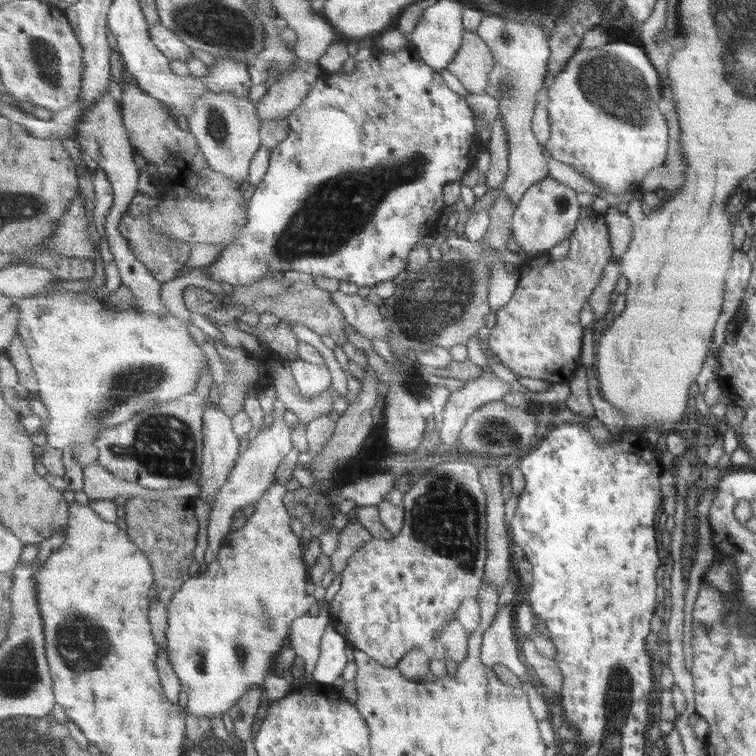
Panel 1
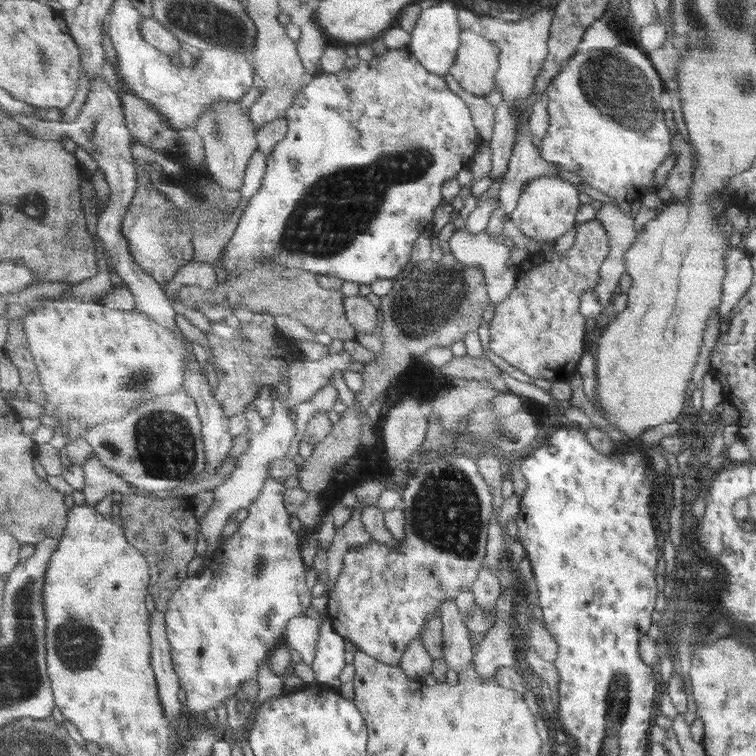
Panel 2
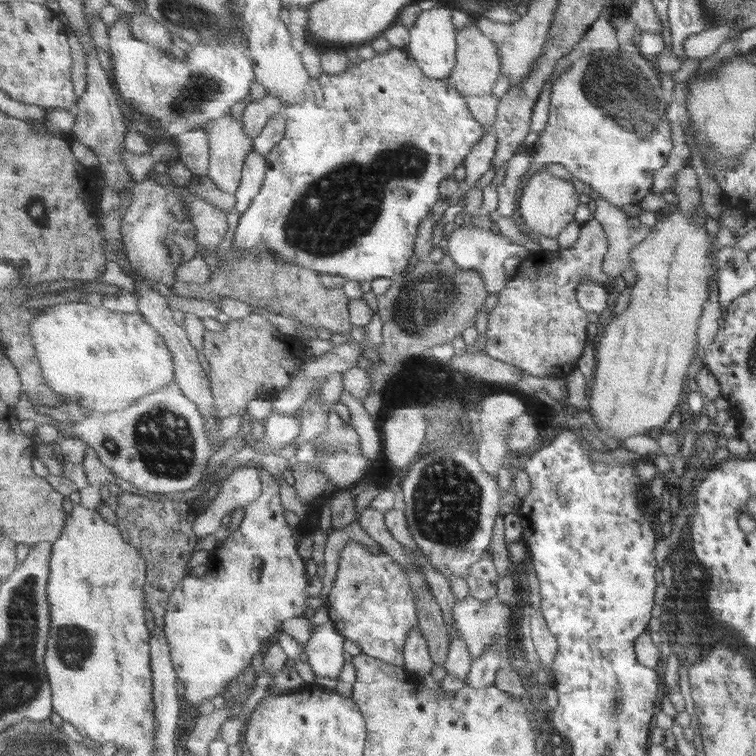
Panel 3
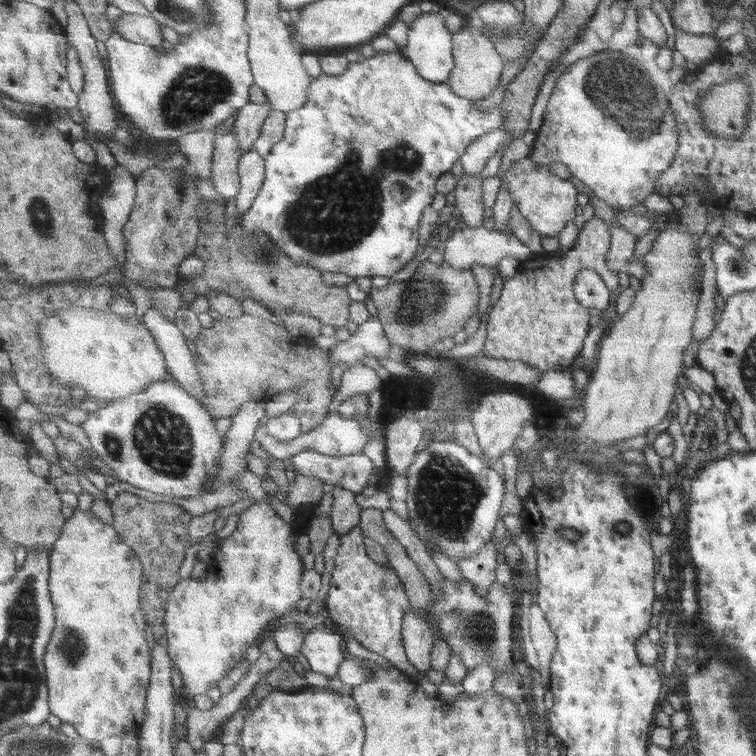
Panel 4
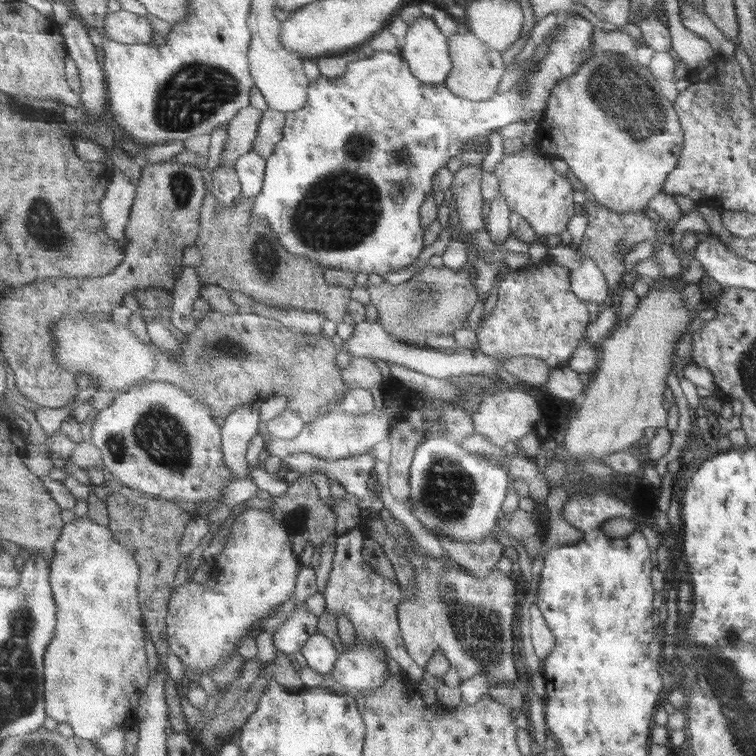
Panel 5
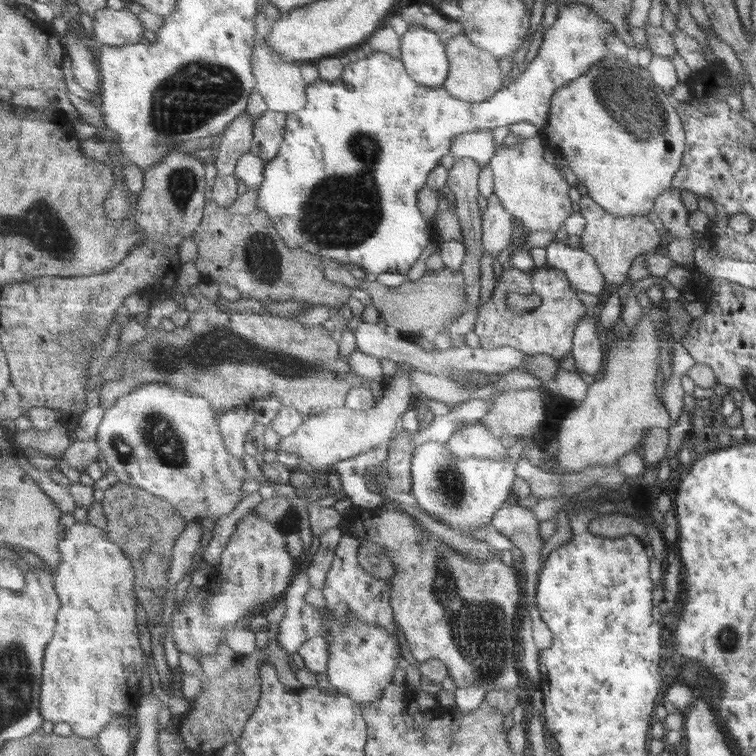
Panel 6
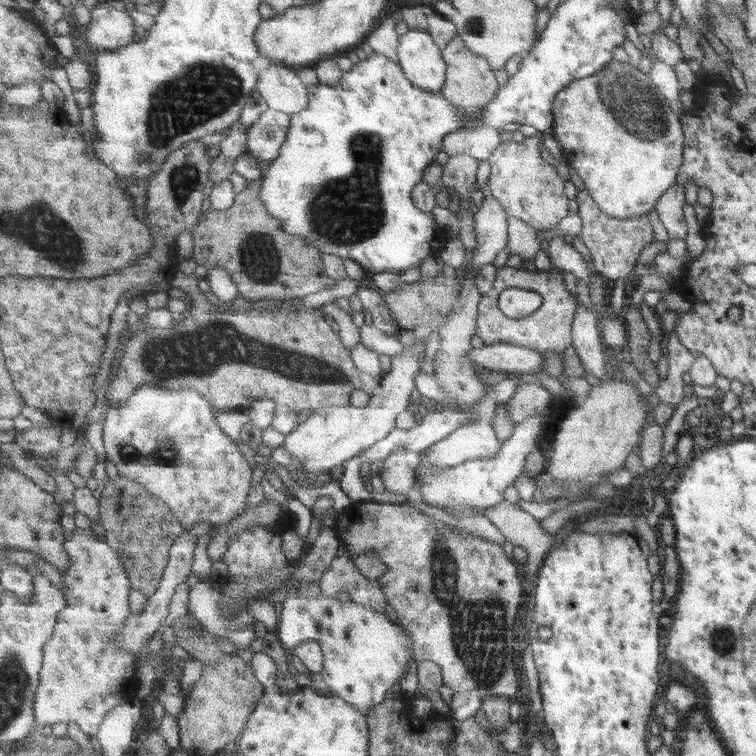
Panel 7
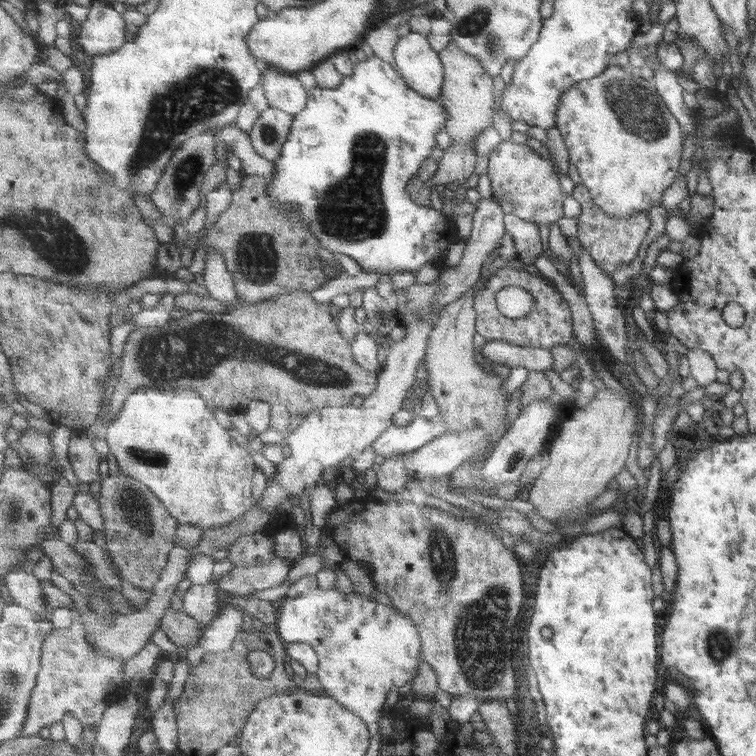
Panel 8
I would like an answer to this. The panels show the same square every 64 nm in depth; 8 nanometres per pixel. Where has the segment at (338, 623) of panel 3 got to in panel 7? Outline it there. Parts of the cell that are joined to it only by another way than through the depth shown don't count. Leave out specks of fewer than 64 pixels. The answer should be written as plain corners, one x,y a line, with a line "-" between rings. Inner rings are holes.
343,544
318,586
327,598
337,599
341,592
346,592
353,603
370,606
378,612
387,610
388,600
381,590
381,584
377,579
368,580
359,572
354,558

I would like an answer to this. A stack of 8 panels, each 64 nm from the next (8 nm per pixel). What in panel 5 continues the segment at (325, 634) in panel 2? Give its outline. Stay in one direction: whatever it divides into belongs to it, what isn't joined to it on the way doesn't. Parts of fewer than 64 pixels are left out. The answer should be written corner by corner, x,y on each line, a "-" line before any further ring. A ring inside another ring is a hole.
321,633
311,636
300,652
307,660
308,666
321,675
333,672
340,655
331,638

